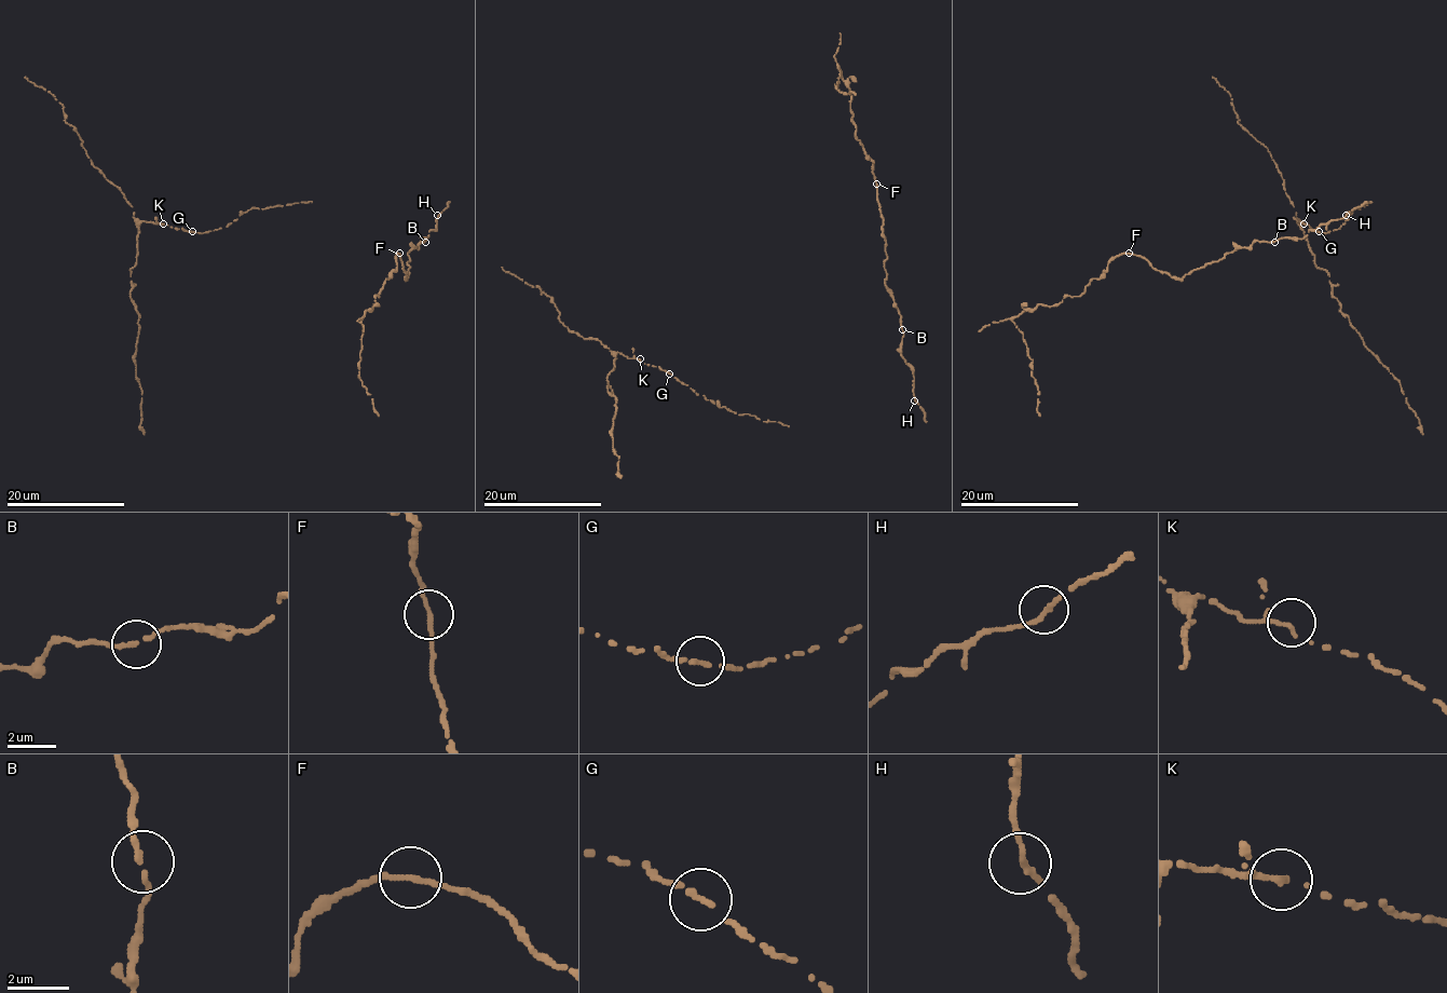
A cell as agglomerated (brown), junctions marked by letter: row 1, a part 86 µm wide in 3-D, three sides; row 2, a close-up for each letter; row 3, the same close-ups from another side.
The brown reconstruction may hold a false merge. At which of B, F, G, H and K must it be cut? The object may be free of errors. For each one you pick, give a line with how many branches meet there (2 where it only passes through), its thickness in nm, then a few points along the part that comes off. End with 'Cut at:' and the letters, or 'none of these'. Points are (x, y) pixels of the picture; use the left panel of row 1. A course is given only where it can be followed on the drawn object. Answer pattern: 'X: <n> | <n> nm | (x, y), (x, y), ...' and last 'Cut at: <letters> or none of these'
Cut at: none of these

